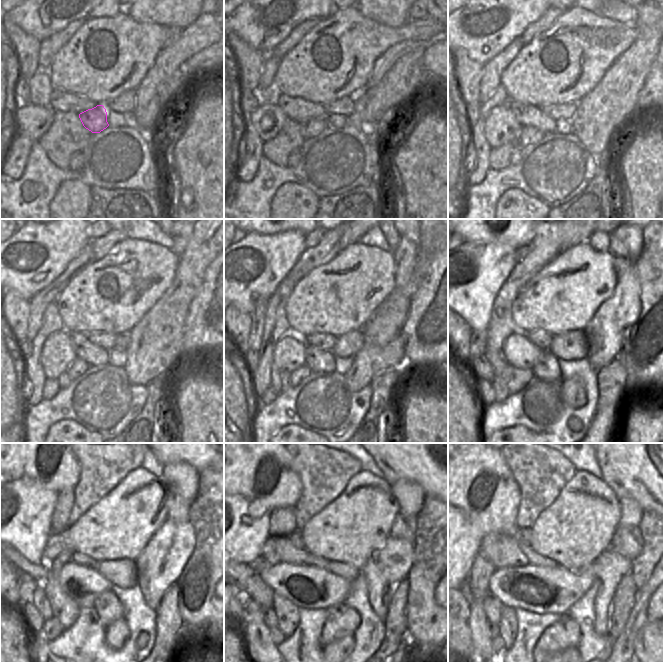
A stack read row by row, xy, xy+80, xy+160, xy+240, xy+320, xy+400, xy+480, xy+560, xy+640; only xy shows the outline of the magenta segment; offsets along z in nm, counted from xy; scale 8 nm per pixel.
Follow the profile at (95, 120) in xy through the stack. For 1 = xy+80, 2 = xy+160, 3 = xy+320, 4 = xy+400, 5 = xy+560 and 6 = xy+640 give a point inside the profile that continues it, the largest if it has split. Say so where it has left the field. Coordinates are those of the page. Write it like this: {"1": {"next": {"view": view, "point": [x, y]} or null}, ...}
{"1": {"next": {"view": "xy+80", "point": [310, 128]}}, "2": {"next": {"view": "xy+160", "point": [529, 134]}}, "3": {"next": {"view": "xy+320", "point": [298, 375]}}, "4": {"next": {"view": "xy+400", "point": [516, 379]}}, "5": {"next": {"view": "xy+560", "point": [287, 613]}}, "6": {"next": {"view": "xy+640", "point": [508, 624]}}}

